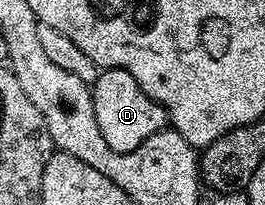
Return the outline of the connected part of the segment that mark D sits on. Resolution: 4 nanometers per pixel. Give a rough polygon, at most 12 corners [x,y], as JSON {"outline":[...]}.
{"outline":[[99,71],[96,126],[117,152],[167,127],[166,111],[128,74]]}

